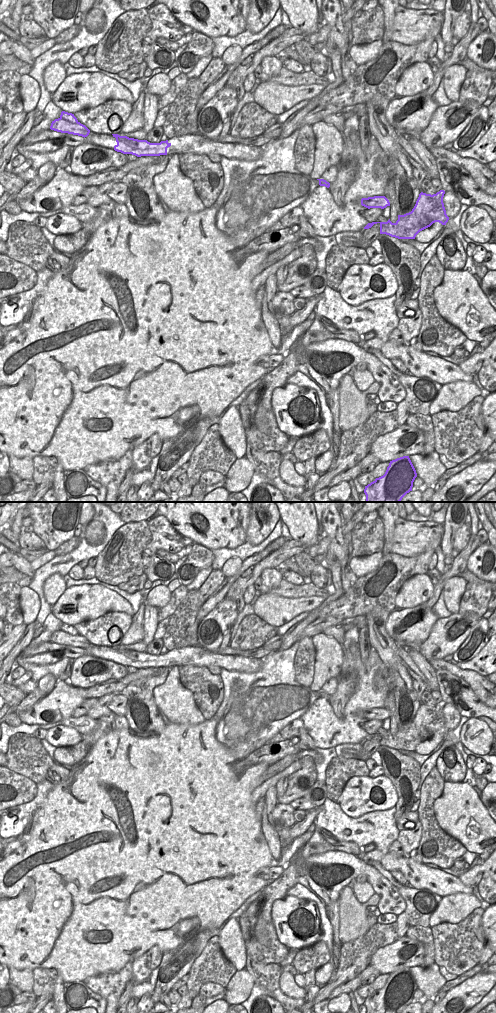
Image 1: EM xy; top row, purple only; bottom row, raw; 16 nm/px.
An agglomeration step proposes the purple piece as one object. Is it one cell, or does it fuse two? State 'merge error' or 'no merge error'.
merge error

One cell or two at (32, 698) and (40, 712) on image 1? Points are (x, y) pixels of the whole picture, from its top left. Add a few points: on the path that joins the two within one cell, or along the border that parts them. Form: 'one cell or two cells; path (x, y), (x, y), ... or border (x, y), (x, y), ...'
two cells; border (54, 688), (26, 709), (20, 710), (17, 714)

